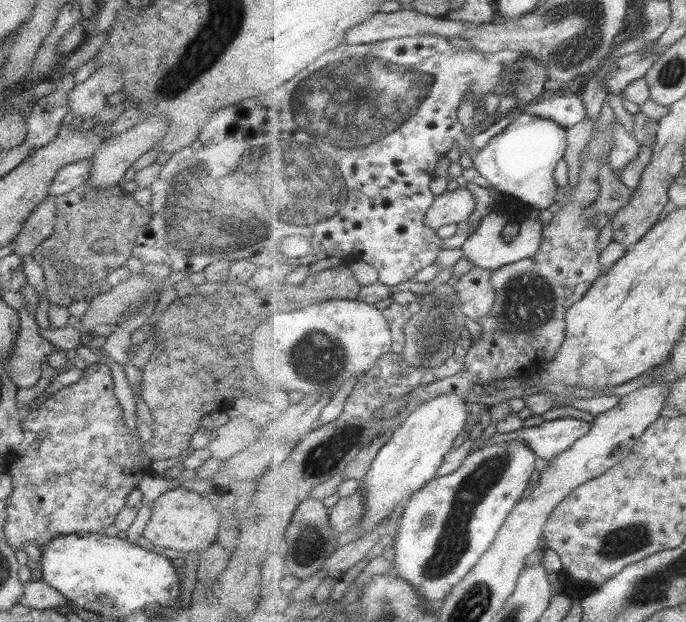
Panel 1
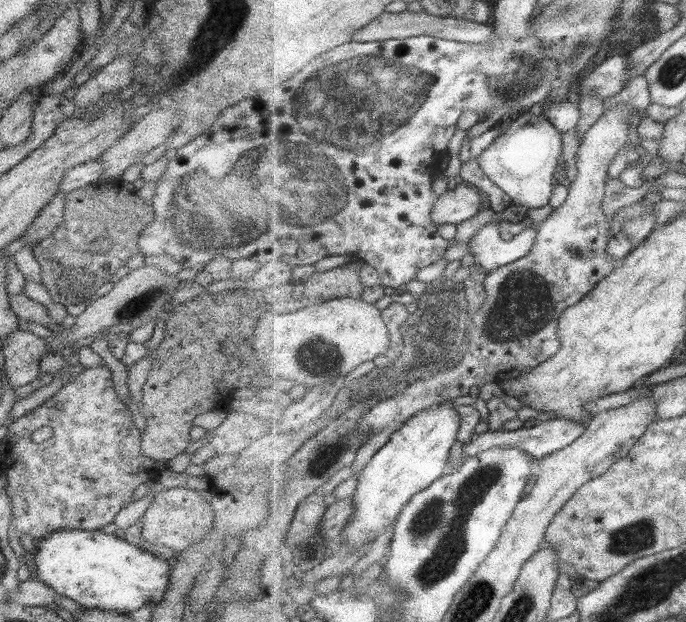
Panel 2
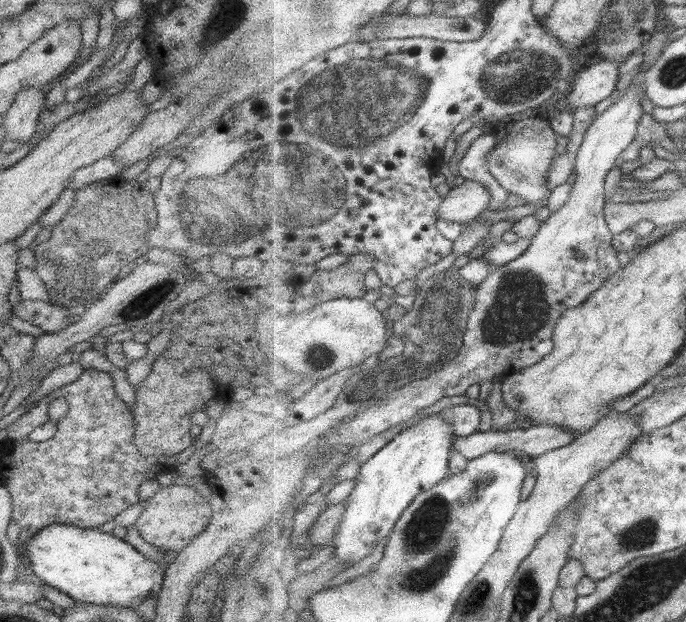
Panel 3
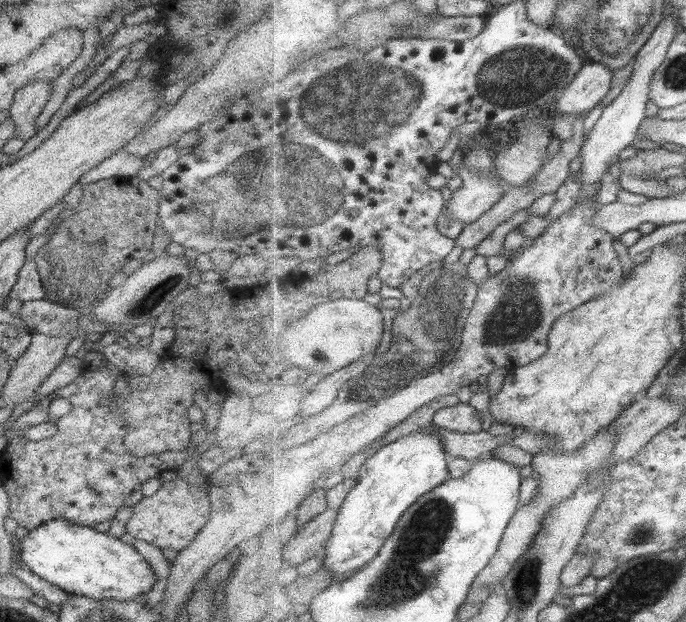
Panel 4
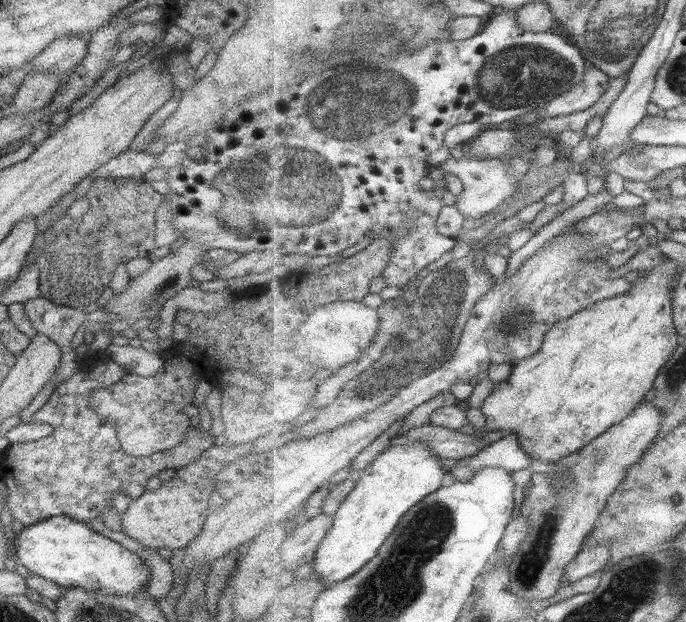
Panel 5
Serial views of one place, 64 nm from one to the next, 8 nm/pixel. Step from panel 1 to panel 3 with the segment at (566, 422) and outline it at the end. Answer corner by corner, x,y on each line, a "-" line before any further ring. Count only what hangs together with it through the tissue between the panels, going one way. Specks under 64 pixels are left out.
558,424
533,425
523,429
517,428
512,431
477,431
475,434
466,437
455,436
452,450
456,450
461,455
467,458
468,461
473,461
489,452
510,452
525,451
531,457
538,457
552,450
562,449
564,446
571,444
577,438
577,434
558,426

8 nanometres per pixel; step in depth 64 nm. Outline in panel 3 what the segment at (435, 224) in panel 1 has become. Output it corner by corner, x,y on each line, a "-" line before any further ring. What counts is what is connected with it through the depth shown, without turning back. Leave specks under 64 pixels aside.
467,179
444,197
438,216
451,222
468,224
488,210
491,200
493,198
483,184

